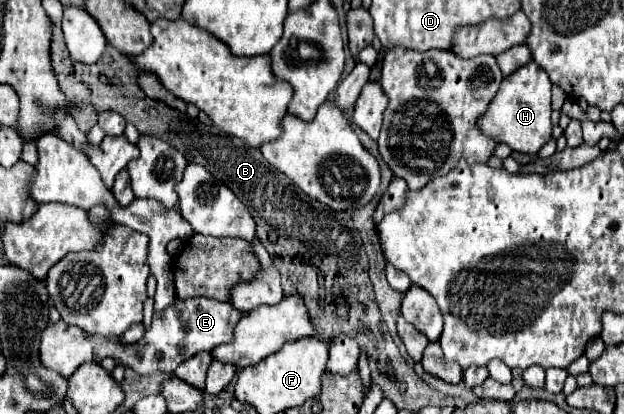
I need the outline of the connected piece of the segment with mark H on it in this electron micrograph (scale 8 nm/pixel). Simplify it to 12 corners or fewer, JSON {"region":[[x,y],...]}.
{"region":[[541,65],[503,77],[479,121],[513,151],[551,139],[551,87]]}

